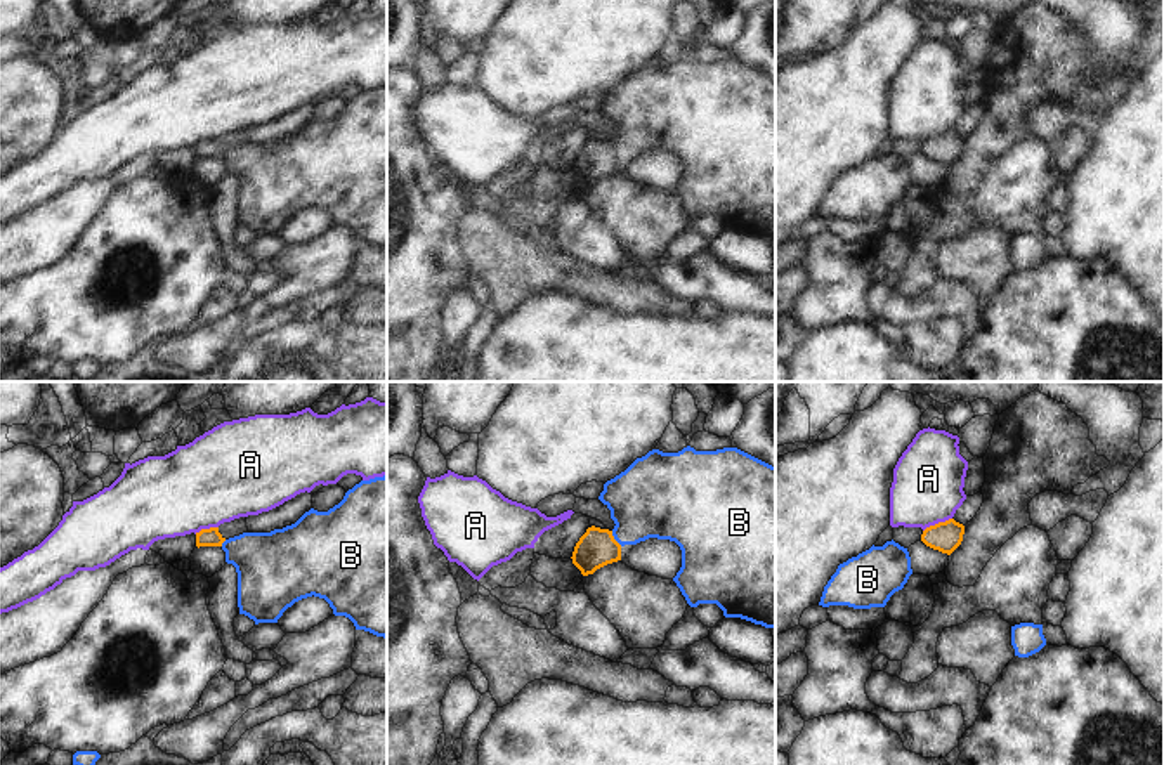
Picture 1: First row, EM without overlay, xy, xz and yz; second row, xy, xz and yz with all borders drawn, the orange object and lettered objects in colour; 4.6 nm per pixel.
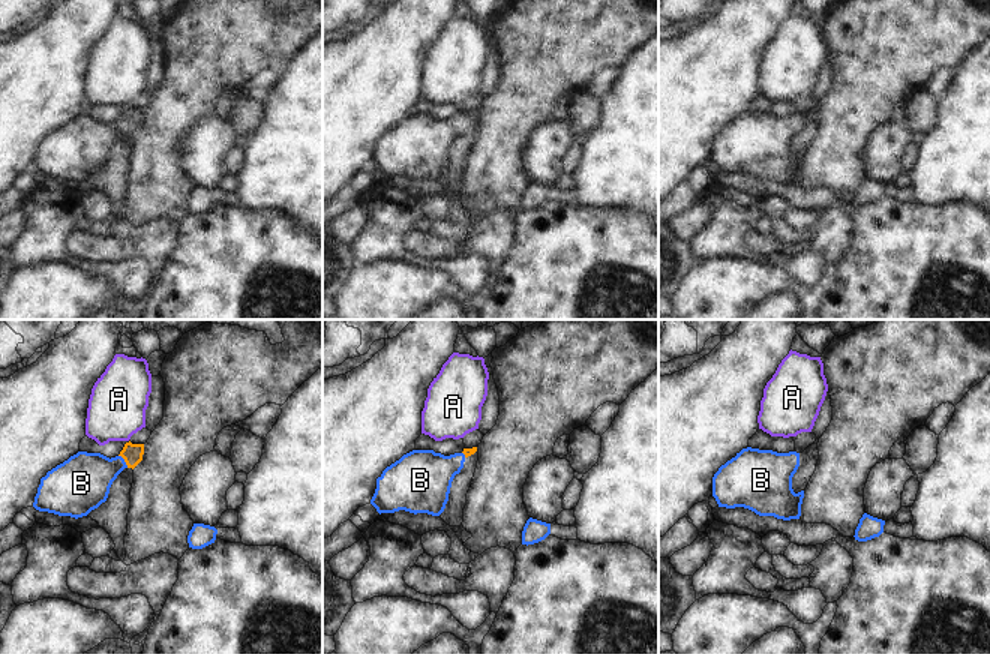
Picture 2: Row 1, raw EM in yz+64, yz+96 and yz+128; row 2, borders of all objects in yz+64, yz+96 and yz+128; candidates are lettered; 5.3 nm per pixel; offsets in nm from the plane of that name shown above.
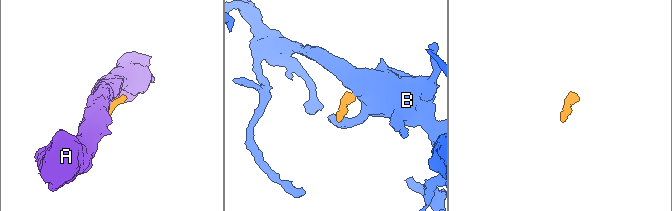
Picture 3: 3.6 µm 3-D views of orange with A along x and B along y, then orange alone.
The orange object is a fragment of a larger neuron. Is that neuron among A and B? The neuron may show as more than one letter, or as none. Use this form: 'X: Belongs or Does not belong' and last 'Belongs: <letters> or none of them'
A: Does not belong
B: Belongs
Belongs: B

